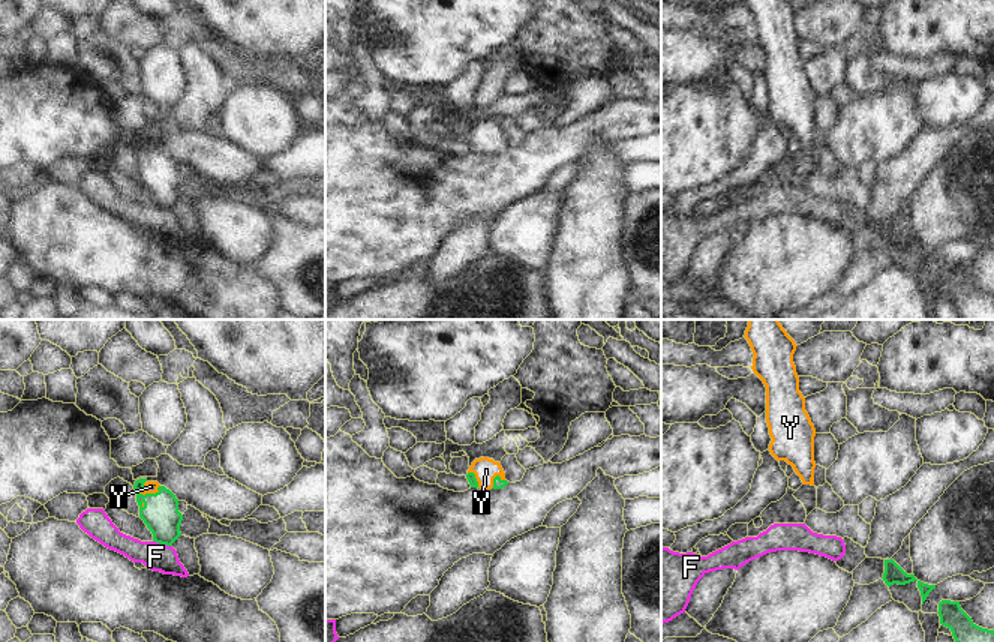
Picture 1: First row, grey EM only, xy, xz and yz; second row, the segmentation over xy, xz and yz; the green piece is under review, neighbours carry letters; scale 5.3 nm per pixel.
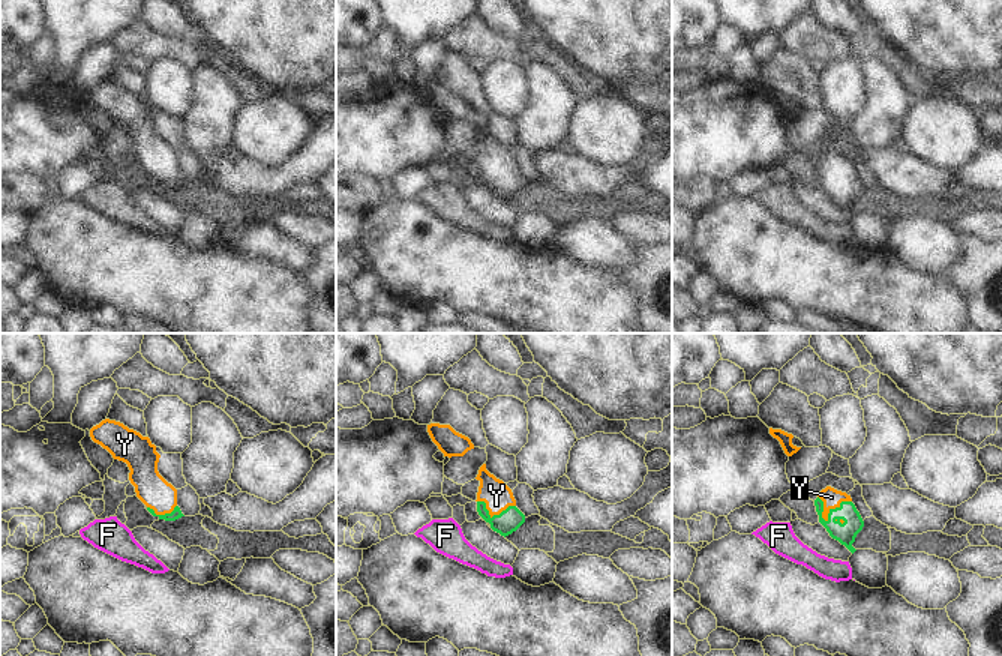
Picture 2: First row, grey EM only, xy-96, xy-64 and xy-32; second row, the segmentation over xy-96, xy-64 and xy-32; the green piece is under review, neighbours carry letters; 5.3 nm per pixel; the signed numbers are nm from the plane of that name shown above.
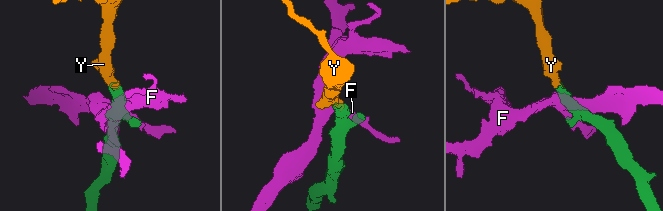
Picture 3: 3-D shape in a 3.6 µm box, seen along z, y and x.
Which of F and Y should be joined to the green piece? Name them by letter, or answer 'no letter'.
Y

